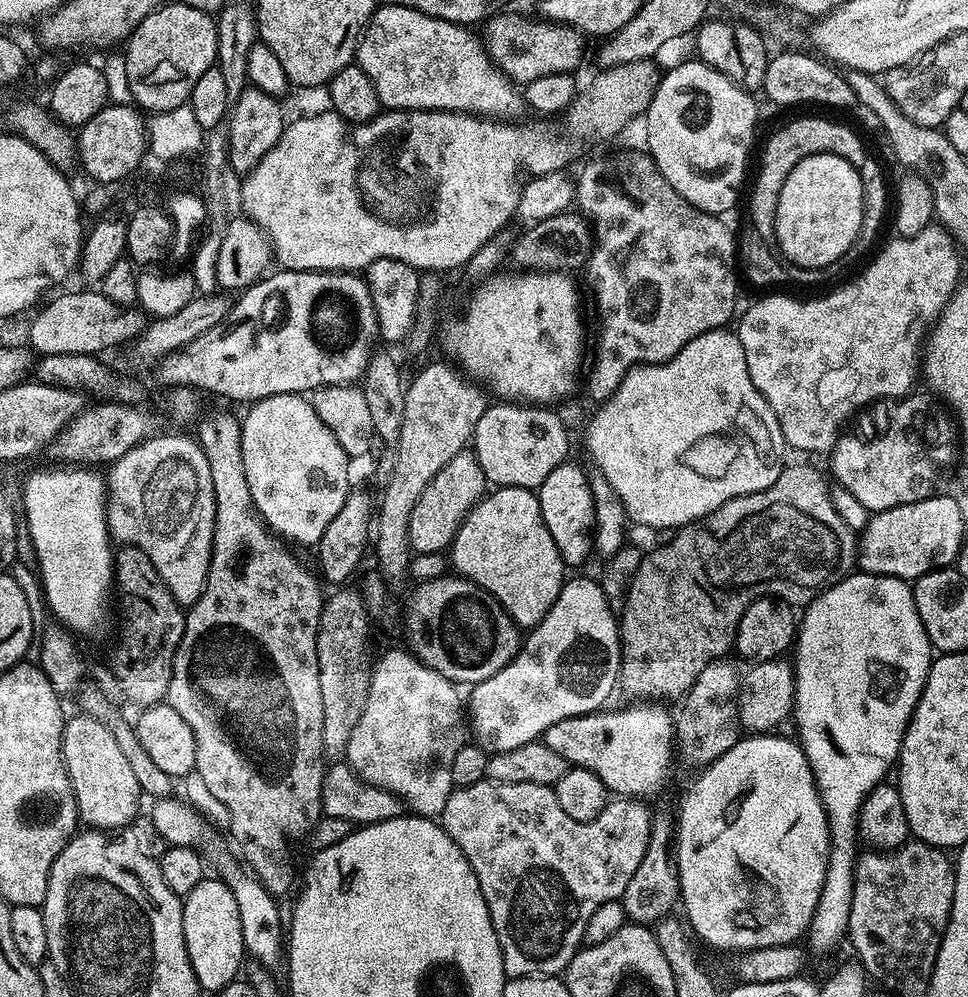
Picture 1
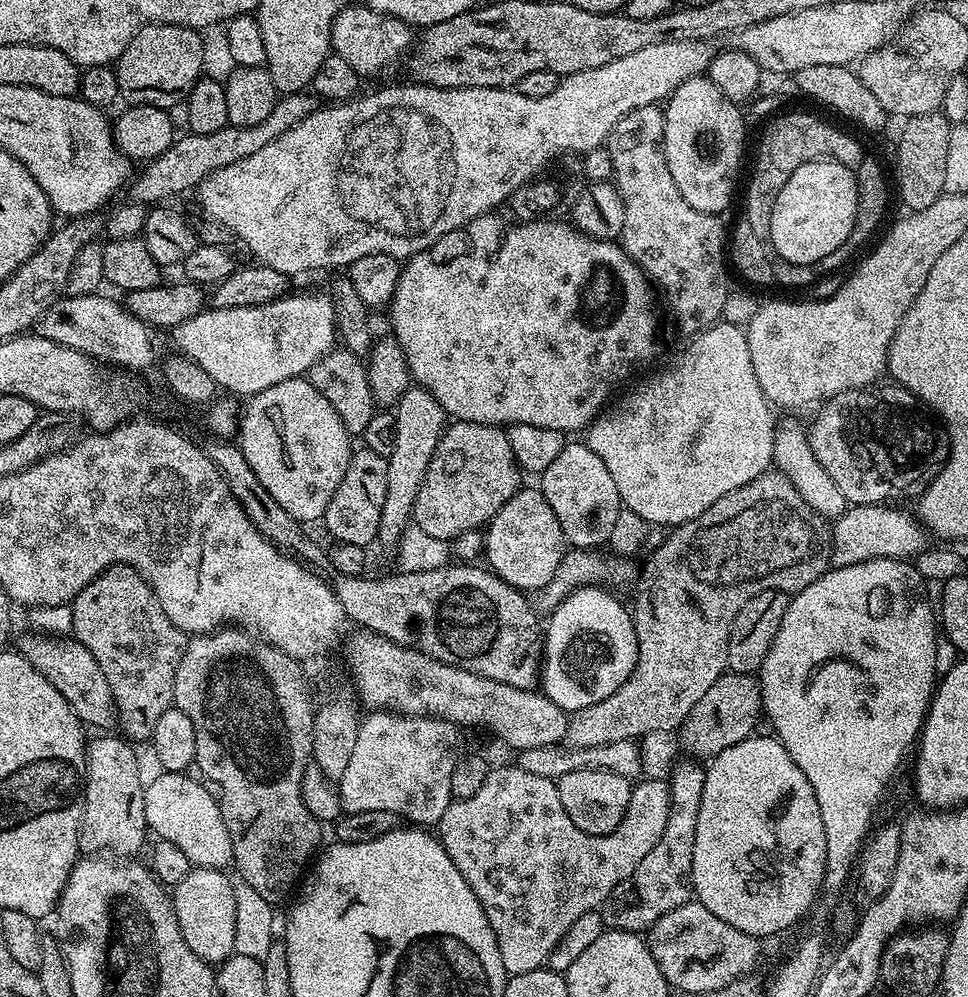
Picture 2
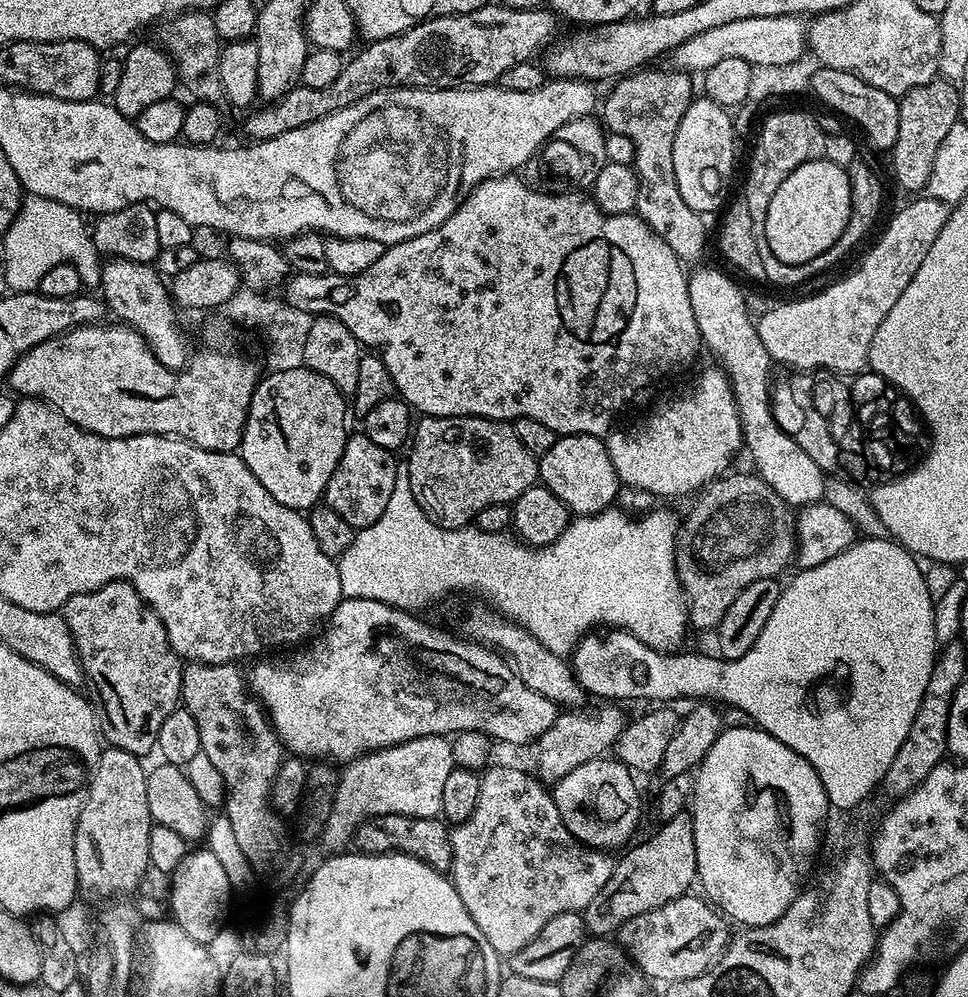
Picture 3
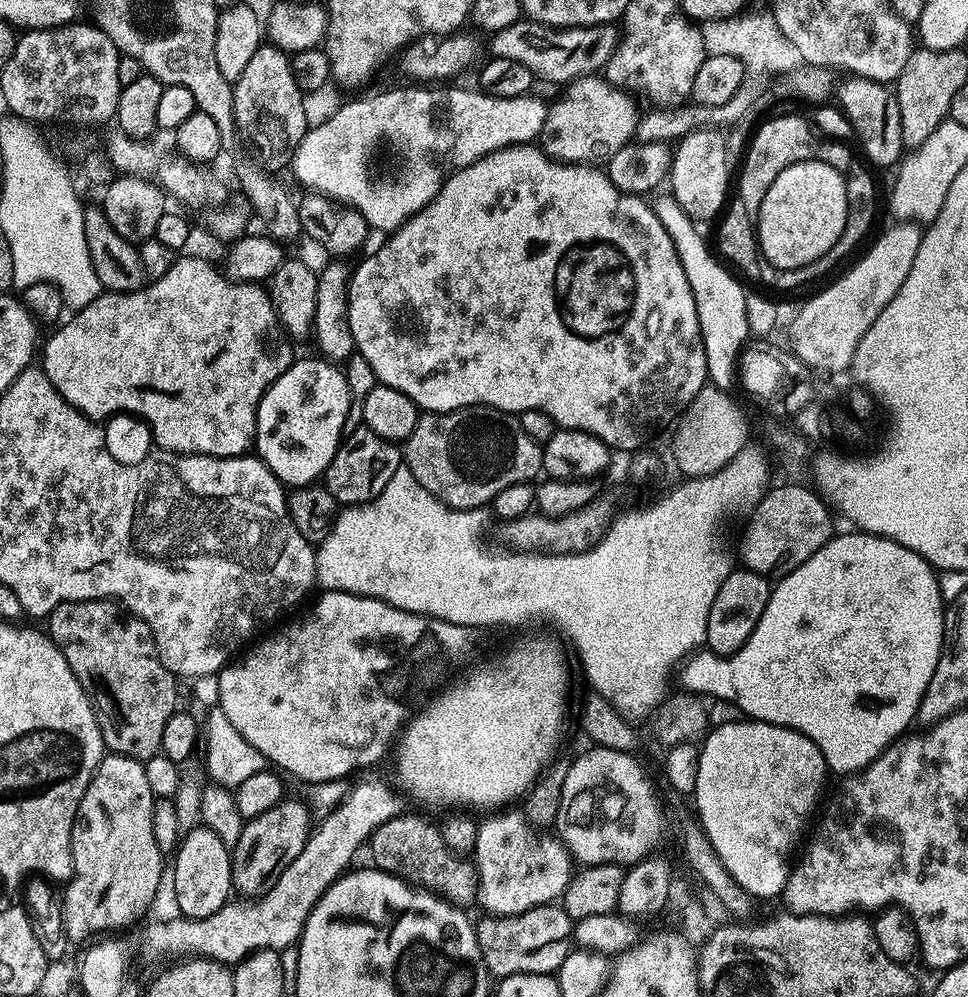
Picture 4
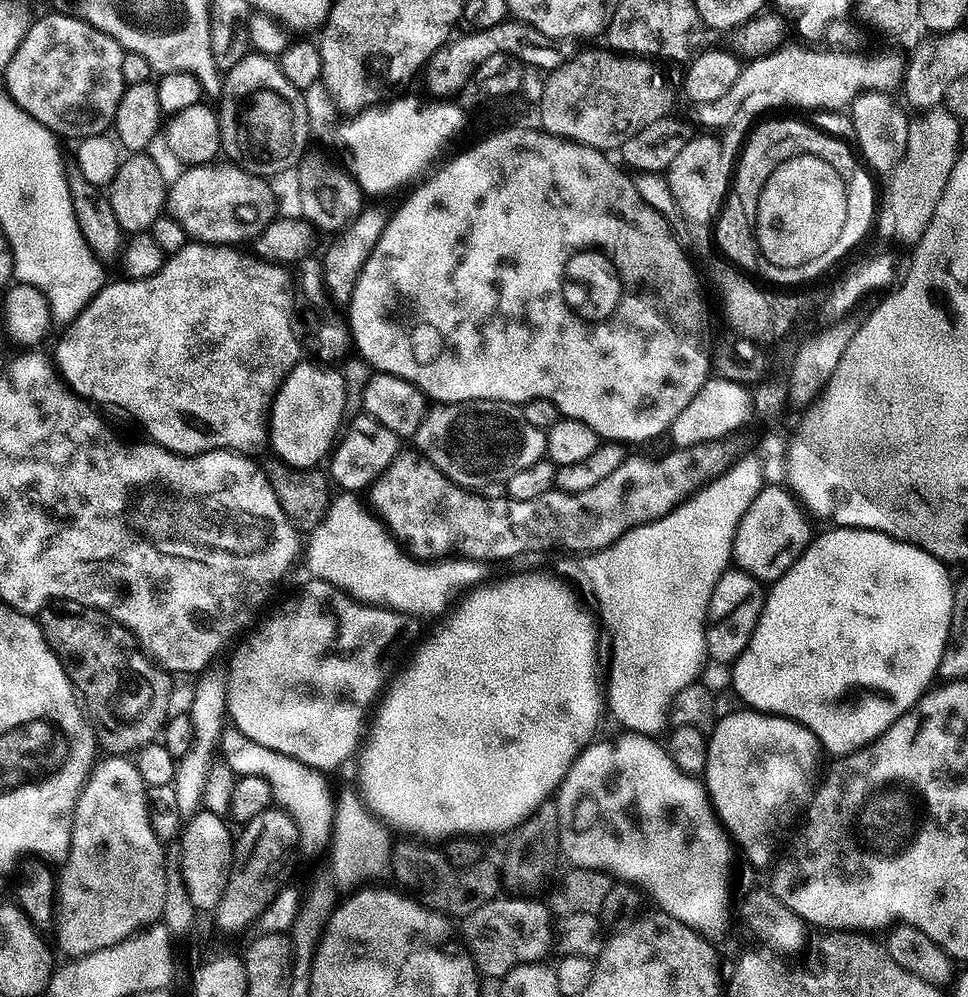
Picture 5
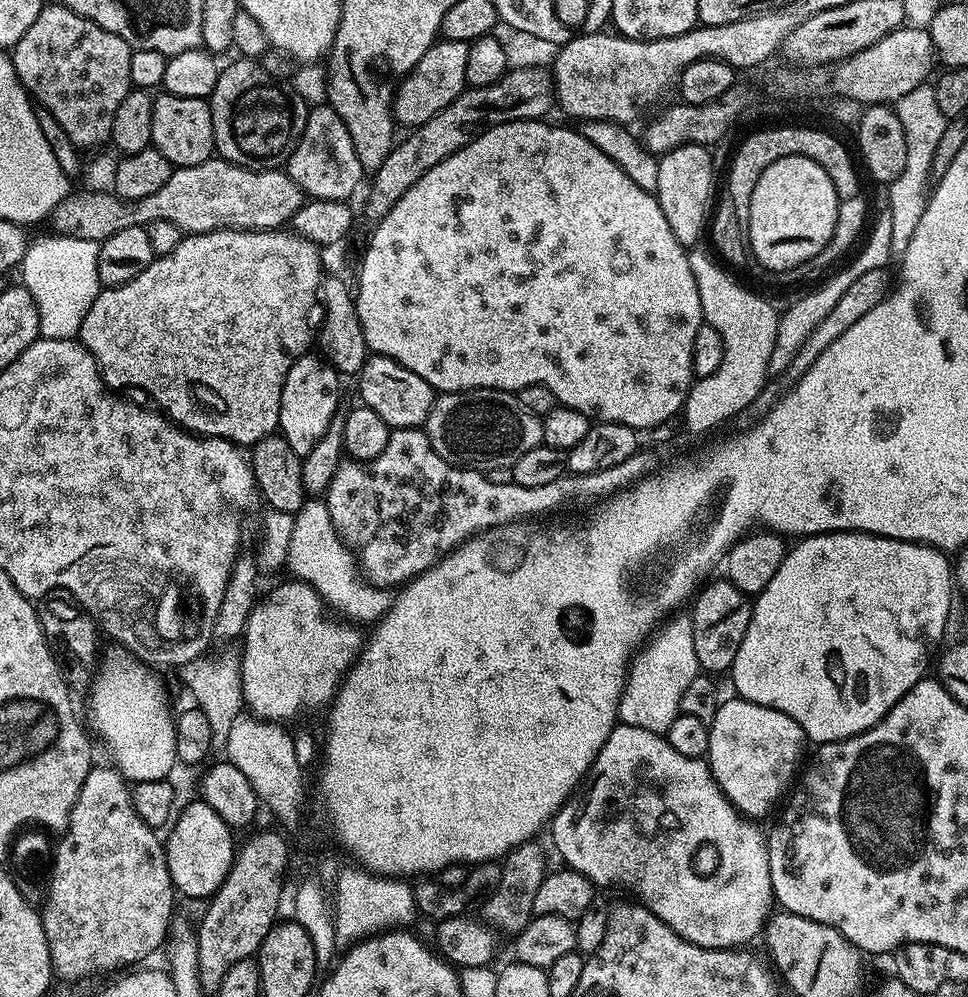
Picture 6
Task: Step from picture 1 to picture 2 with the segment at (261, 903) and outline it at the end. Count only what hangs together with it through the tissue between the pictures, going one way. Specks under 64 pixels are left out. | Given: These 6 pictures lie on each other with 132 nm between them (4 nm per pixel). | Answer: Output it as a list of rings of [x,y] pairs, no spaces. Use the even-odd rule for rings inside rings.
[[[161,771],[160,776],[147,781],[144,790],[144,809],[146,810],[145,825],[152,828],[157,833],[159,839],[166,842],[174,842],[174,846],[179,846],[182,854],[190,858],[190,862],[197,868],[218,868],[227,869],[233,863],[232,846],[230,834],[227,833],[226,823],[220,813],[220,802],[215,795],[212,796],[206,789],[202,788],[196,781],[191,780],[191,775],[183,772]]]

